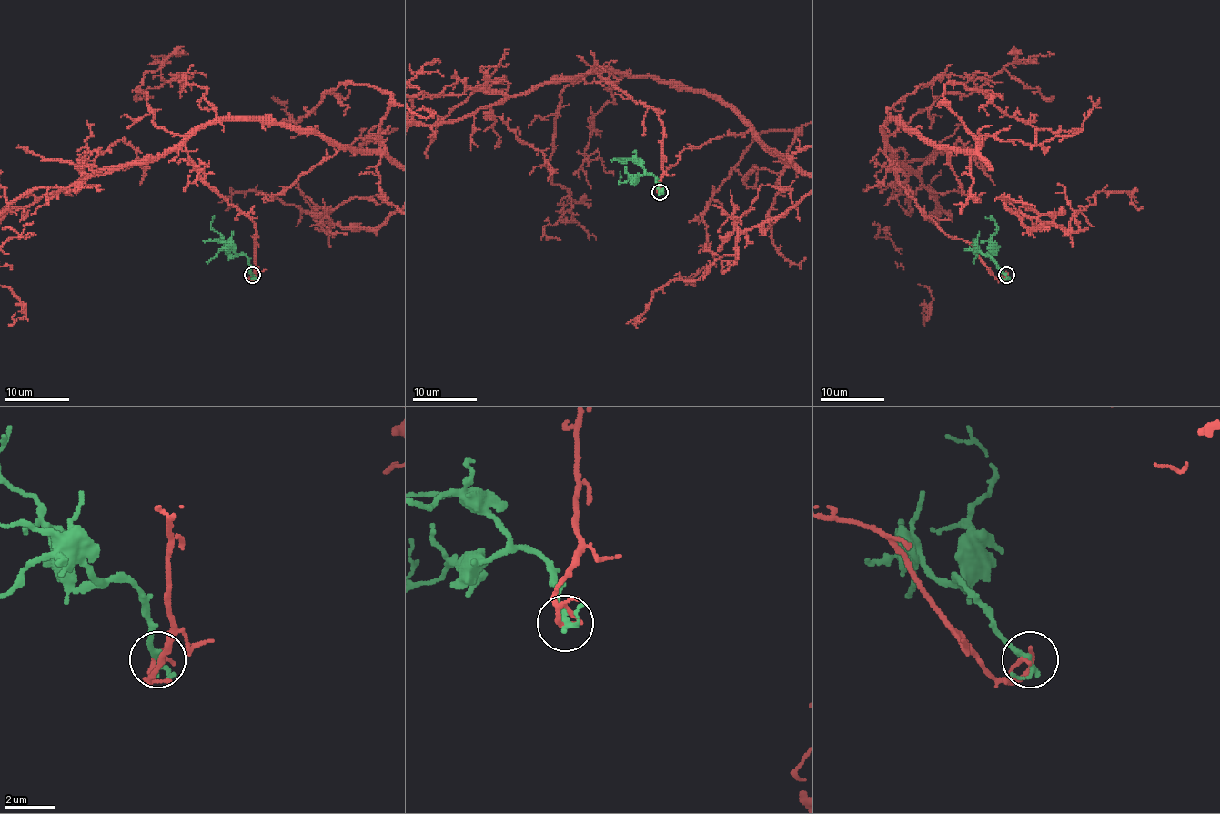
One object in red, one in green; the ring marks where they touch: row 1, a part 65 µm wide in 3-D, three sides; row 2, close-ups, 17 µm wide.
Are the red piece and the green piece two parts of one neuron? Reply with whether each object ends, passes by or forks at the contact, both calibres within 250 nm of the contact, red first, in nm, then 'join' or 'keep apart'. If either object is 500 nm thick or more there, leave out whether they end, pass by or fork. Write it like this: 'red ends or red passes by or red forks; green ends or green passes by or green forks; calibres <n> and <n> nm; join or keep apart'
red ends; green passes by; calibres 220 and 200 nm; keep apart

